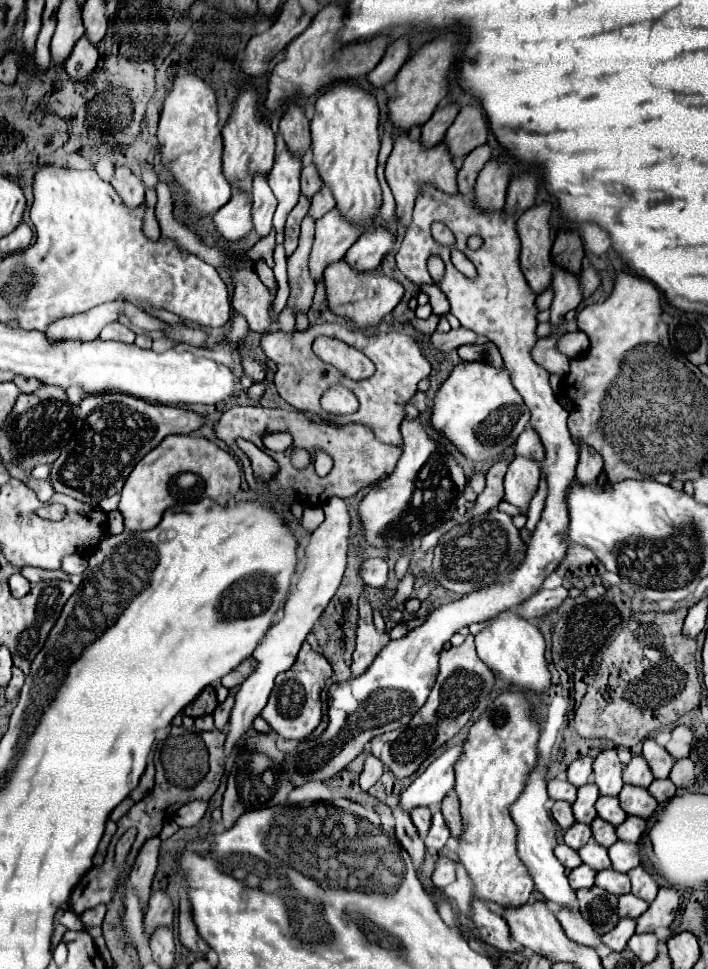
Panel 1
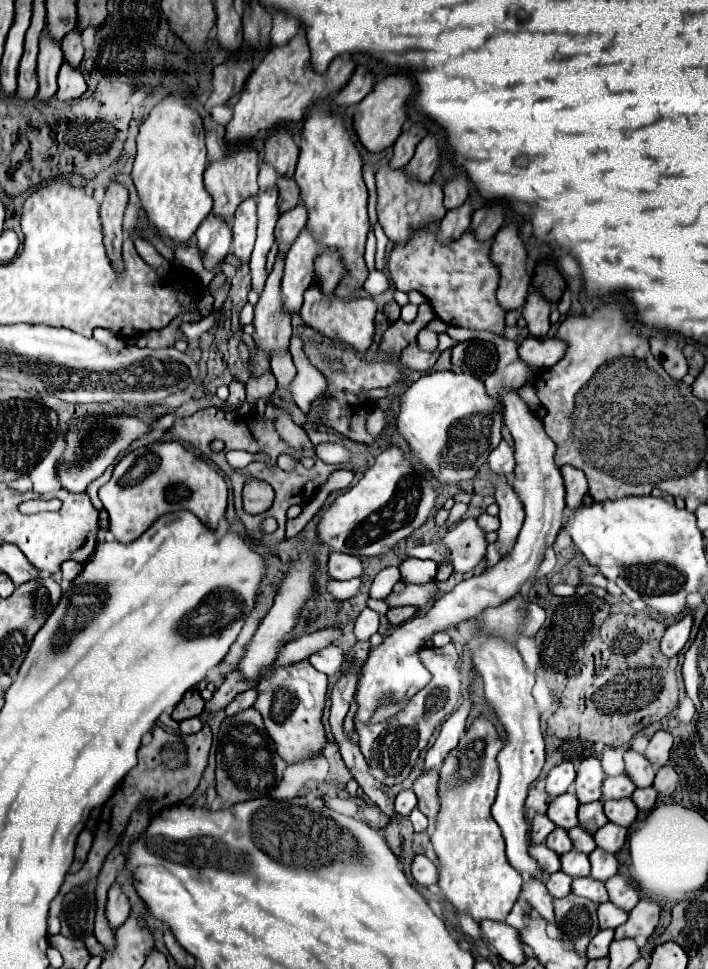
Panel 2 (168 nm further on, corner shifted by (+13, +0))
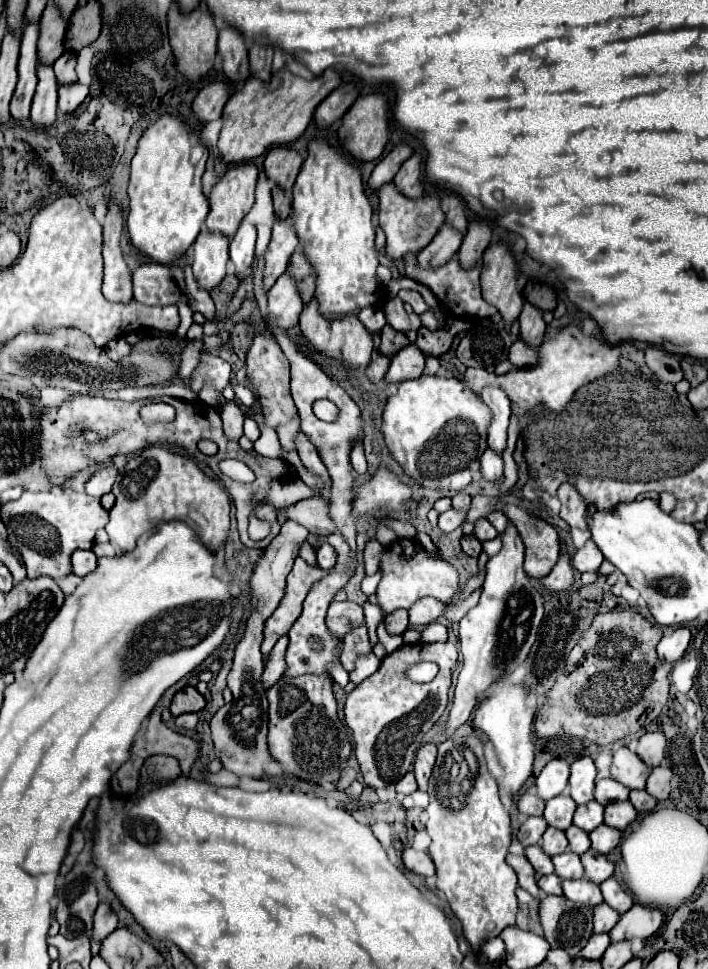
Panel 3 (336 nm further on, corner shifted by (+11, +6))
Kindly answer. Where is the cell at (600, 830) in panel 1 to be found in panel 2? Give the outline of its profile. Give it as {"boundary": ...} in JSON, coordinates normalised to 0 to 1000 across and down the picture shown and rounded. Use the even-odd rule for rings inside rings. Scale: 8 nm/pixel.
{"boundary":[[[818,852],[804,857],[804,865],[806,865],[806,869],[809,869],[809,875],[812,875],[815,879],[835,881],[835,879],[843,875],[843,871],[840,871],[838,863],[835,863],[832,859],[826,859],[823,854],[818,854]]]}

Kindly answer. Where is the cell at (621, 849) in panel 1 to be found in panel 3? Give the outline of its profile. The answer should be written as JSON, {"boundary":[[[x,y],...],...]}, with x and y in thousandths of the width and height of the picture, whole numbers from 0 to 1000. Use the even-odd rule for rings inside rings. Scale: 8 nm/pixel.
{"boundary":[[[832,877],[821,883],[821,890],[826,894],[826,904],[840,912],[849,912],[860,904],[866,904],[866,892],[855,881],[838,881],[838,877]]]}

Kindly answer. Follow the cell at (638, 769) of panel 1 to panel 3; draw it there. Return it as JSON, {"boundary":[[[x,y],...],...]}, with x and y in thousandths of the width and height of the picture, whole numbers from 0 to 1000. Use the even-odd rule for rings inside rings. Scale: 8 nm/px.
{"boundary":[[[852,803],[843,807],[843,813],[840,813],[840,826],[852,832],[857,832],[860,828],[869,828],[869,826],[886,826],[888,824],[888,813],[886,811],[877,811],[877,807],[866,805],[866,803]]]}

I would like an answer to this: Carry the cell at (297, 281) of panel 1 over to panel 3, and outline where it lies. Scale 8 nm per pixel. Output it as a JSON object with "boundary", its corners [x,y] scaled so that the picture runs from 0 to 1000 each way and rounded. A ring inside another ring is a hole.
{"boundary":[[[369,334],[366,341],[369,343],[360,345],[357,355],[355,355],[352,363],[349,363],[349,390],[355,392],[357,400],[366,407],[366,415],[369,415],[371,429],[374,429],[377,438],[391,442],[394,438],[408,436],[408,431],[414,427],[419,427],[411,405],[408,405],[408,372],[403,369],[397,357],[386,349],[386,345],[377,341],[377,336]]]}

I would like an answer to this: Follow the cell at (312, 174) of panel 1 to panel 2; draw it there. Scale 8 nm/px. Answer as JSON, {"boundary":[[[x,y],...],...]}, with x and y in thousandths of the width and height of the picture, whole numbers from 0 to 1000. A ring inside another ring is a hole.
{"boundary":[[[397,182],[391,186],[391,196],[394,196],[394,219],[405,219],[422,211],[422,194],[414,184]]]}

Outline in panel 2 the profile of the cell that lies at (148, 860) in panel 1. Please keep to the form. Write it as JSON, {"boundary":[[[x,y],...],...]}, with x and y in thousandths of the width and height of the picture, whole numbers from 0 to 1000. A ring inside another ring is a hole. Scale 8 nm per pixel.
{"boundary":[[[157,914],[154,916],[154,925],[151,925],[151,935],[148,935],[148,945],[154,956],[162,960],[168,958],[179,945],[182,945],[182,929],[179,925],[171,921],[168,914]]]}

